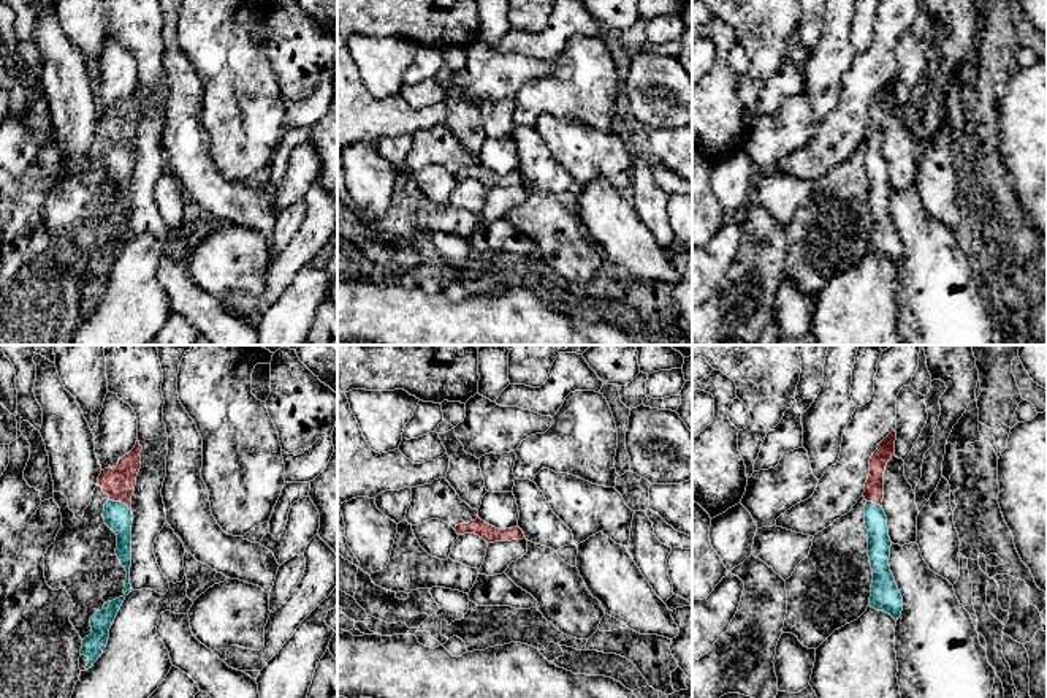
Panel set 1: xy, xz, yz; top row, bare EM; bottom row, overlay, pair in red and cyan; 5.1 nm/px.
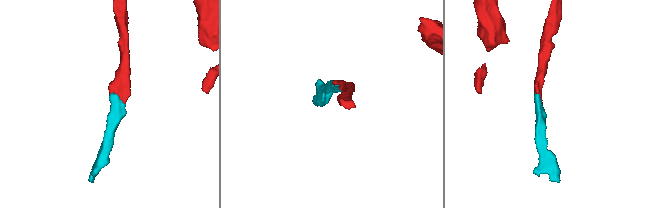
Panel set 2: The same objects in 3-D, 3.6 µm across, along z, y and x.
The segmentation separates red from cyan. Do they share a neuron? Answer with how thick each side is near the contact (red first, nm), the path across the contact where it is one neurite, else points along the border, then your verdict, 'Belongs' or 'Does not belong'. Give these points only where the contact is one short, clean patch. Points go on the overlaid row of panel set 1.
Thickness 160 nm (red) against 140 nm. Path across: xy (119, 481), (121, 500), (118, 516). Belongs

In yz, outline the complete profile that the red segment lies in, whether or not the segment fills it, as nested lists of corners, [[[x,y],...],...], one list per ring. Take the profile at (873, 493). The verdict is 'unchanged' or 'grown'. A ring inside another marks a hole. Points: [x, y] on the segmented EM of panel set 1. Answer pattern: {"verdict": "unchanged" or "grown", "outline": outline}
{"verdict": "grown", "outline": [[[892,431],[870,459],[870,475],[865,483],[865,527],[868,530],[868,557],[873,570],[870,606],[890,614],[895,620],[903,611],[903,597],[890,571],[890,537],[887,516],[881,506],[884,499],[884,472],[895,454],[897,432]]]}

